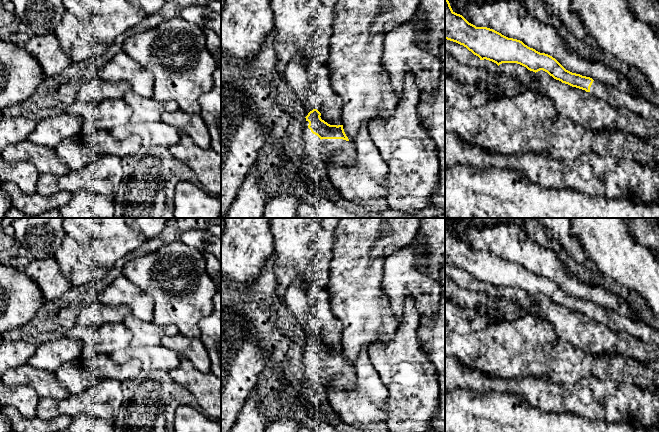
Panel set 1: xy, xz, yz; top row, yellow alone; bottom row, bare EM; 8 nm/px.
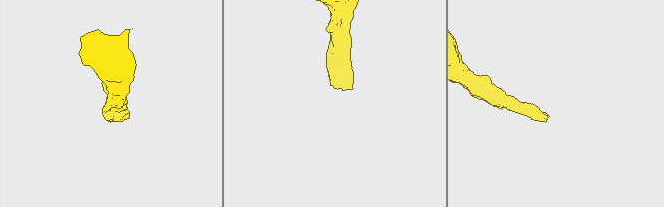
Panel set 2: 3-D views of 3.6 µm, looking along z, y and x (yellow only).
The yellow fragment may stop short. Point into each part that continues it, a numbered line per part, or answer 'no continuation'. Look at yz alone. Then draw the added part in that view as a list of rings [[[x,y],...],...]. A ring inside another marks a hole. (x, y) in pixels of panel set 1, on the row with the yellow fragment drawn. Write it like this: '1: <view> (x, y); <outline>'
1: yz (616, 98); [[[595,80],[590,87],[589,93],[614,108],[625,109],[651,122],[659,123],[659,106],[648,102],[642,97],[632,96],[612,85]]]

